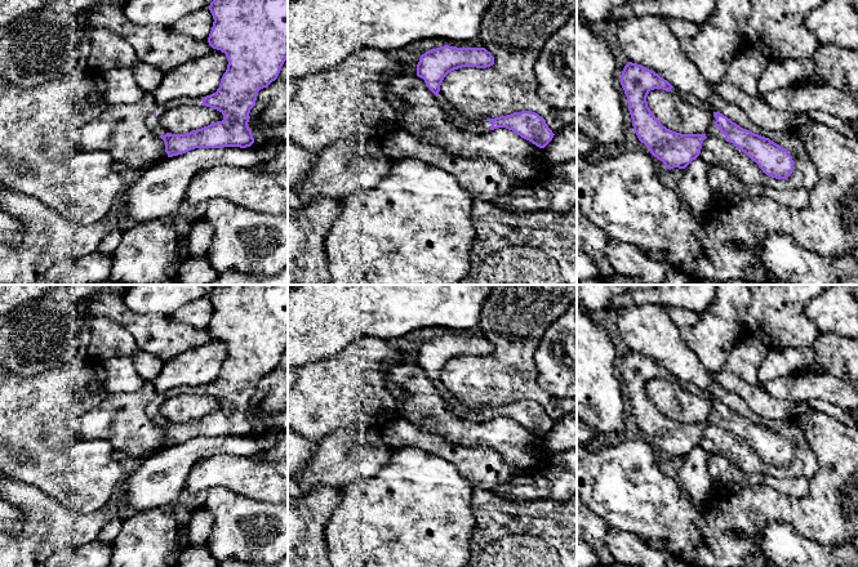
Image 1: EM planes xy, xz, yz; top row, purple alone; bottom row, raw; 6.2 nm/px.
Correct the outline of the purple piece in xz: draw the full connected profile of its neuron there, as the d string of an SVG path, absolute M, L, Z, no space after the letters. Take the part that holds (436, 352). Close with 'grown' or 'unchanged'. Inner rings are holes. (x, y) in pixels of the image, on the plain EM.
M444 334L421 344L417 353L417 365L424 369L446 406L459 418L471 416L475 421L486 421L498 416L506 416L537 436L544 437L555 423L546 412L546 408L535 401L514 401L507 405L499 405L474 412L468 406L450 398L446 387L440 380L444 366L449 361L462 356L486 357L493 353L494 345L485 336L457 336Z | grown

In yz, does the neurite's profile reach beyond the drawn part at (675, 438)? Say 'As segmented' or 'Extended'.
Extended

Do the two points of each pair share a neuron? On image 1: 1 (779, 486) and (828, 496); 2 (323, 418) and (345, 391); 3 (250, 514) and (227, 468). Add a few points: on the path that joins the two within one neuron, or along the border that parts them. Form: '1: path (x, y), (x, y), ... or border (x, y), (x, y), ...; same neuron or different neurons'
1: border (809, 480), (809, 487), (801, 496), (776, 491); different neurons
2: path (324, 411), (338, 397); same neuron
3: border (212, 487), (227, 487), (256, 500), (271, 503); different neurons

